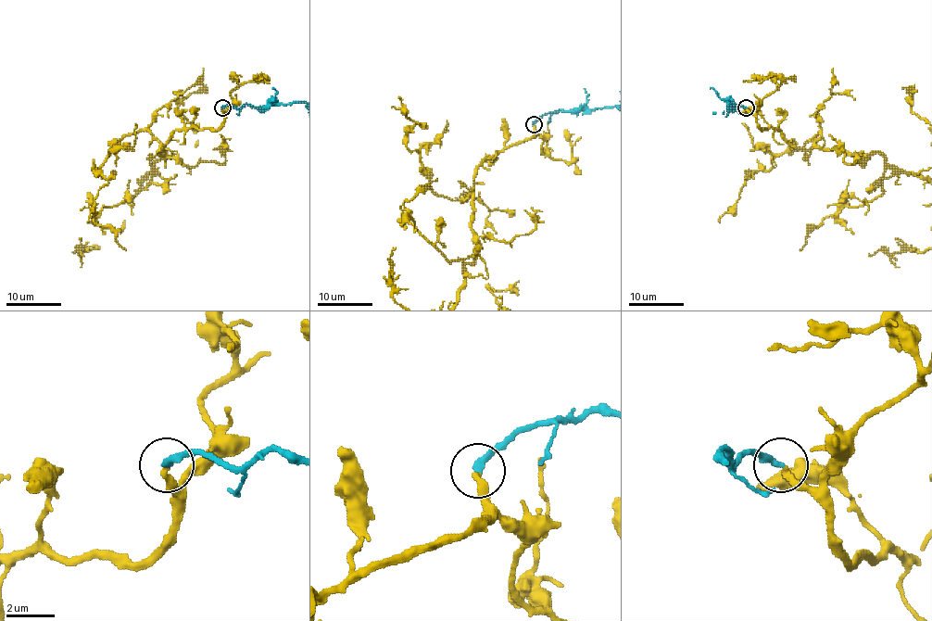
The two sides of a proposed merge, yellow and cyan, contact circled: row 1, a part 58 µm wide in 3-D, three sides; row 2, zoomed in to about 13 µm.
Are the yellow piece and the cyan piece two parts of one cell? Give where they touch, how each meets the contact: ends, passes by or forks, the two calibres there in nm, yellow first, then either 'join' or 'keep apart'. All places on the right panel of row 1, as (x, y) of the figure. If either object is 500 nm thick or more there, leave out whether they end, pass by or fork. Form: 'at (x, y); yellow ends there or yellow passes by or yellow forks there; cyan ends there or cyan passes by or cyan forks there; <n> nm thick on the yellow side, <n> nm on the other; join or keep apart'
at (746, 107); yellow ends there; cyan ends there; 300 nm thick on the yellow side, 320 nm on the other; join

